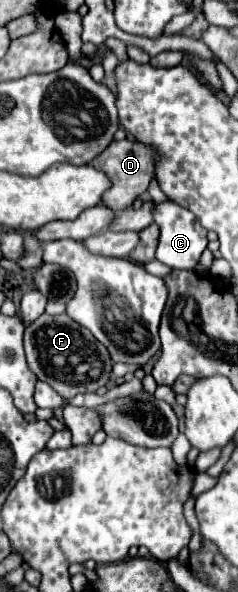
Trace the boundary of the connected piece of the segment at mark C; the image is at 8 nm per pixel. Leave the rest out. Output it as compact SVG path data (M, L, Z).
M154 202L152 218L160 226L160 244L156 250L156 260L160 260L176 270L194 270L200 260L200 254L208 246L206 230L198 224L196 216L192 216L192 212L188 212L186 208L180 208L178 204Z

